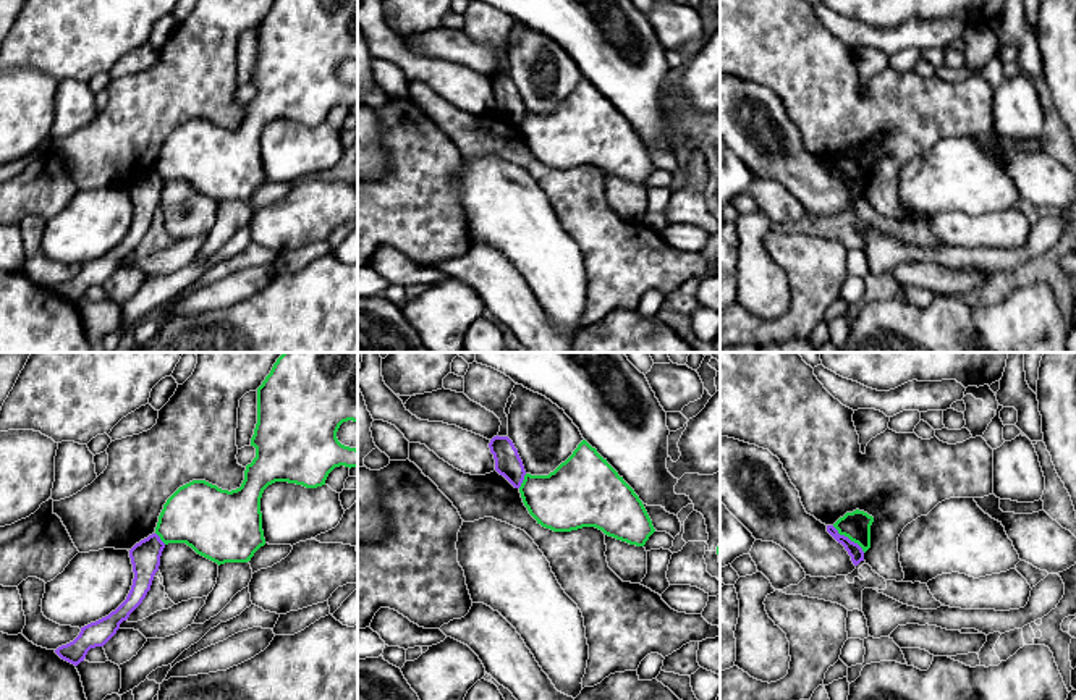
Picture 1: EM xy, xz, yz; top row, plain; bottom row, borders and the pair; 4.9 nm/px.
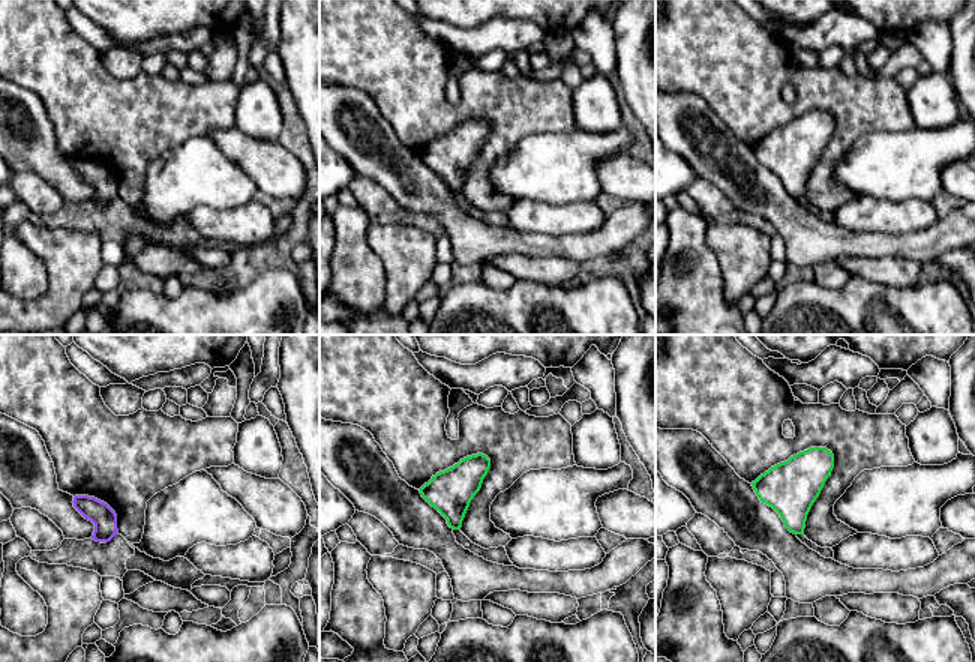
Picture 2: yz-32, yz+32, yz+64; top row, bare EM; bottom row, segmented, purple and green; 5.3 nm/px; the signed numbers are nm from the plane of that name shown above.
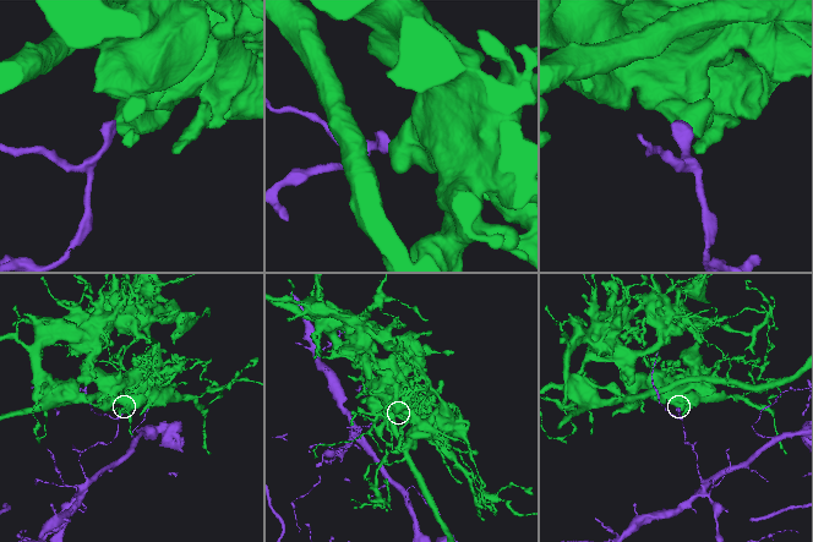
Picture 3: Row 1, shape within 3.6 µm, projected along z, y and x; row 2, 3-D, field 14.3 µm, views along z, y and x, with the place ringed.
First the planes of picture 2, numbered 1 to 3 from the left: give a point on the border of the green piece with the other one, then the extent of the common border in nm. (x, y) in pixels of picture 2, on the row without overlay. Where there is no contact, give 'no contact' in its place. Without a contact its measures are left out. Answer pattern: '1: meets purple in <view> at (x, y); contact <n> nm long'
1: no contact
2: no contact
3: no contact

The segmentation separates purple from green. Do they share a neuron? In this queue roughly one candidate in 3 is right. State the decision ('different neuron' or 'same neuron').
different neuron

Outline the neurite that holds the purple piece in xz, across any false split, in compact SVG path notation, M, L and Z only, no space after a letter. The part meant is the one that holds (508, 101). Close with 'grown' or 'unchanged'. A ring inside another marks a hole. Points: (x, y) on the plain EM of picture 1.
M494 74L489 81L495 97L495 108L503 113L515 126L519 126L526 108L523 99L508 74Z; unchanged

